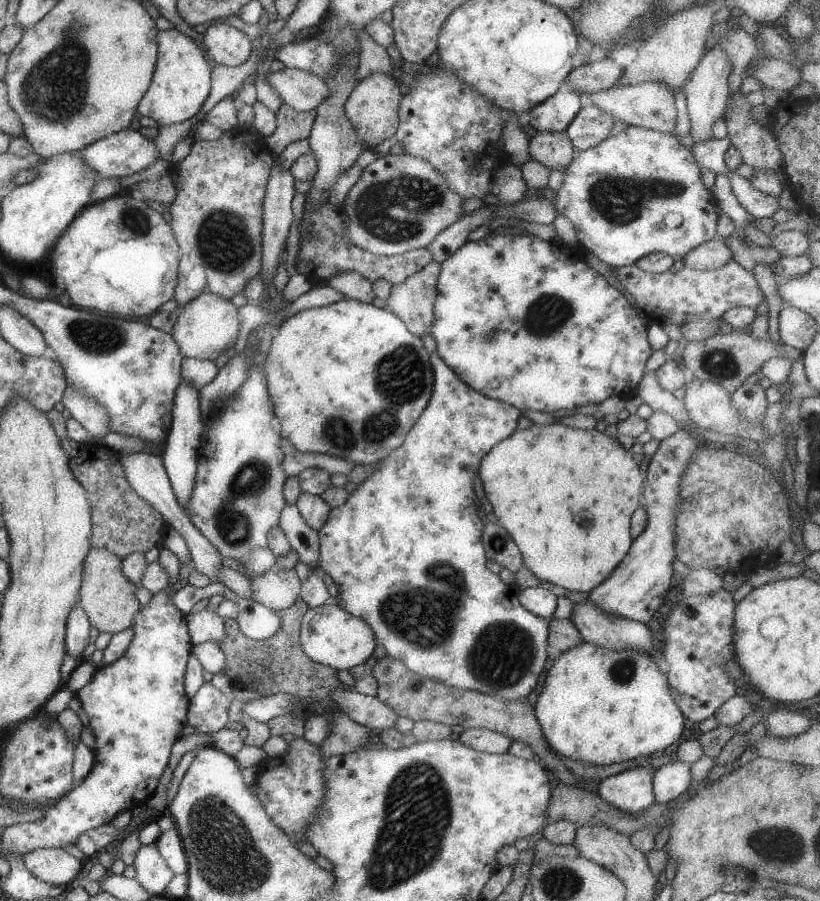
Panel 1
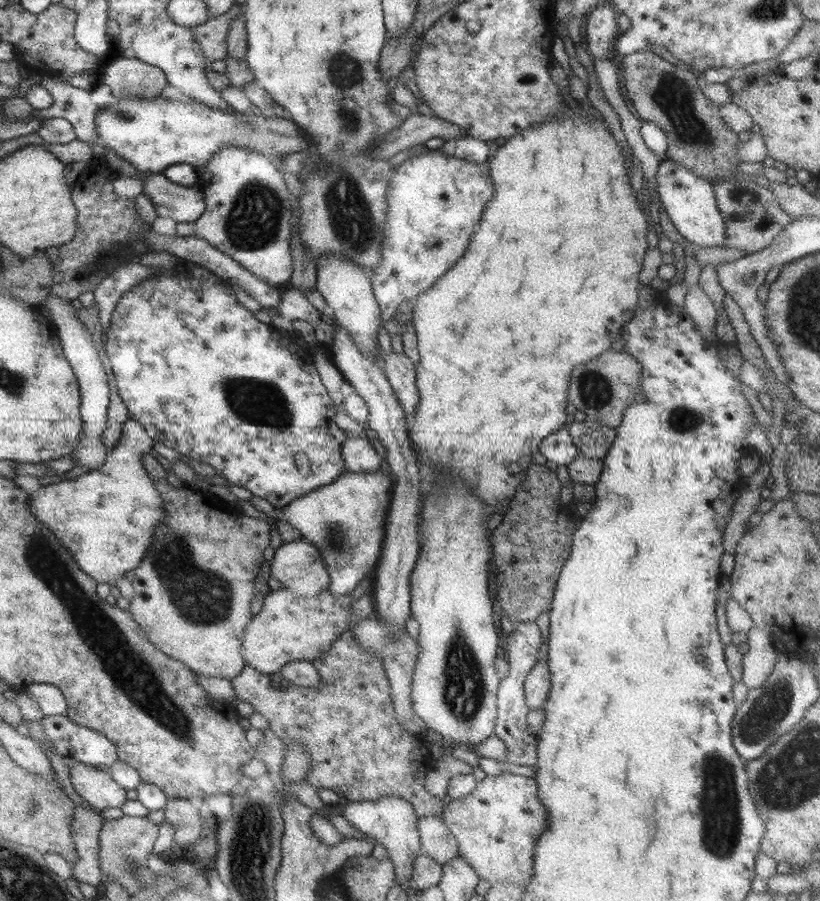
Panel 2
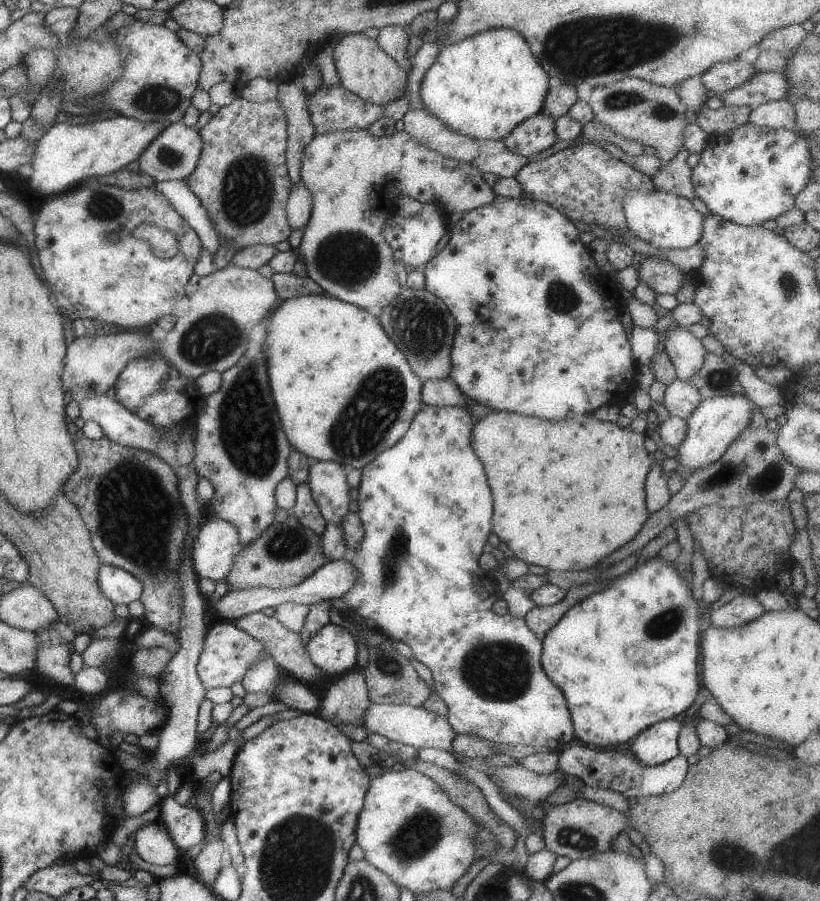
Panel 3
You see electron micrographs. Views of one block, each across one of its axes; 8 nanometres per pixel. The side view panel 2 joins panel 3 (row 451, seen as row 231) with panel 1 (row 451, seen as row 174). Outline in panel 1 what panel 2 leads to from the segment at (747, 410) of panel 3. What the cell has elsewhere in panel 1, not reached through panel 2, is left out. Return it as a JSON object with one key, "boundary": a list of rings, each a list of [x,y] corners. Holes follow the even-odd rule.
{"boundary":[[[681,426],[671,436],[659,441],[657,450],[651,455],[650,461],[642,482],[641,505],[646,512],[646,523],[644,529],[637,538],[632,539],[631,546],[623,560],[611,571],[611,574],[592,588],[583,596],[586,600],[596,604],[609,614],[628,618],[642,623],[649,622],[649,619],[665,600],[665,593],[671,586],[672,562],[676,558],[674,551],[674,518],[678,512],[679,481],[684,473],[684,468],[689,462],[690,456],[702,442],[698,437],[693,436],[690,430]]]}

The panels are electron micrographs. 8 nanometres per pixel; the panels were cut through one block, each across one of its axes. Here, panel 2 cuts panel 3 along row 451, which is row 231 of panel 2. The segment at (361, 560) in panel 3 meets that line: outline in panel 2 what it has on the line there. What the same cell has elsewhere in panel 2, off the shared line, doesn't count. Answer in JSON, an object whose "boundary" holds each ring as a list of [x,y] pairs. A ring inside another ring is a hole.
{"boundary":[[[439,149],[428,150],[427,154],[407,157],[391,172],[387,180],[387,220],[383,224],[385,240],[379,248],[379,266],[369,270],[373,299],[381,311],[381,328],[377,330],[379,352],[385,355],[391,352],[389,336],[384,328],[385,322],[394,314],[403,300],[416,300],[423,290],[429,288],[457,258],[465,252],[467,242],[473,234],[473,226],[479,222],[483,204],[491,198],[491,177],[487,176],[486,157],[472,158],[469,162],[454,156],[445,155]]]}

